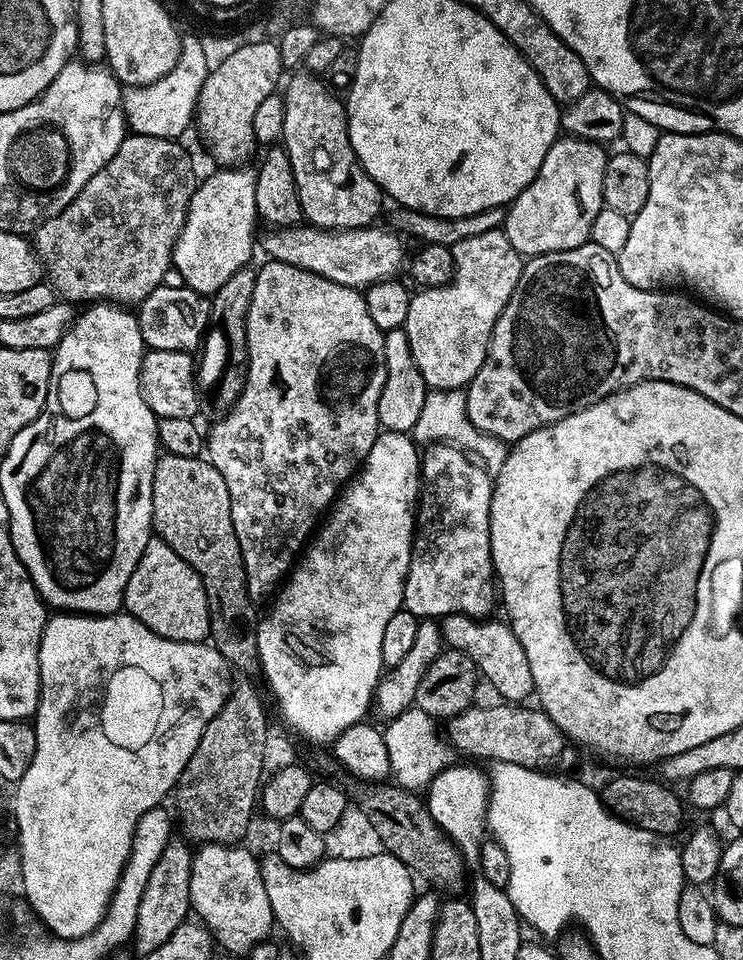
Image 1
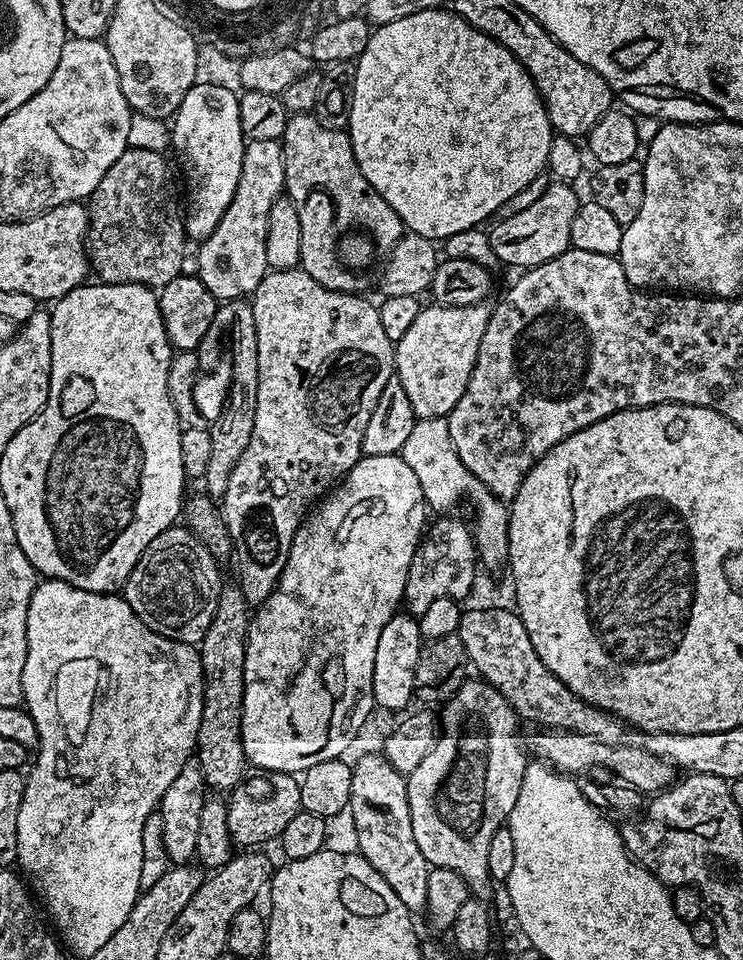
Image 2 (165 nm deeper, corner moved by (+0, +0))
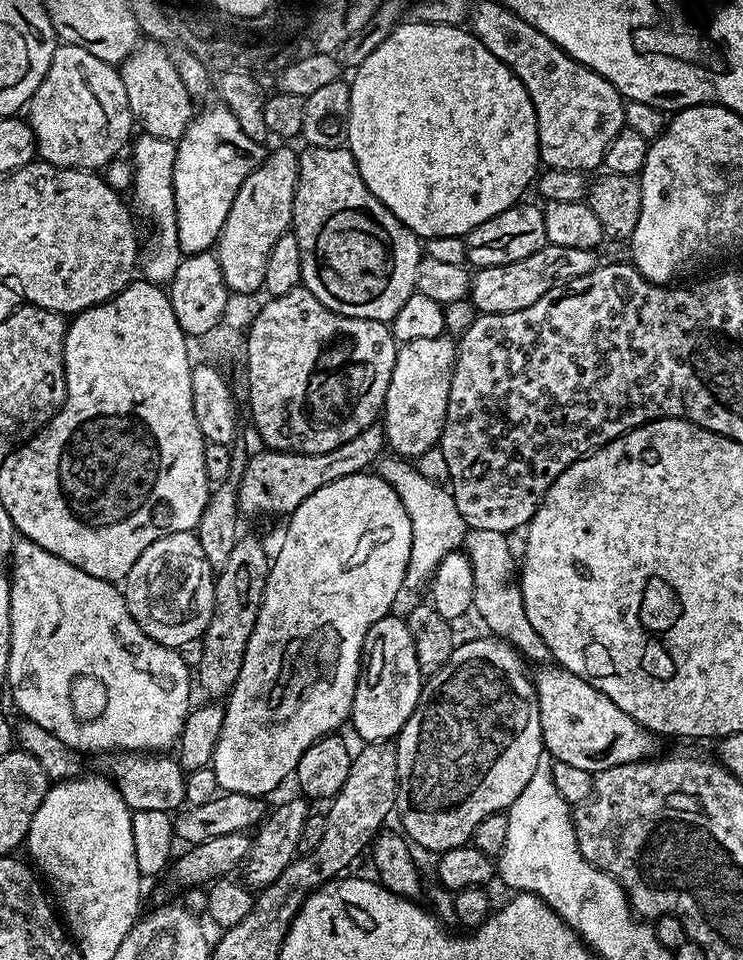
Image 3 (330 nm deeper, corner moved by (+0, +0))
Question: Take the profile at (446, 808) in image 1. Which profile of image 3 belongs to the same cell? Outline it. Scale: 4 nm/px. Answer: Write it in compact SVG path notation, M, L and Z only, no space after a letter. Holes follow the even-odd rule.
M484 634L481 640L468 640L465 644L457 643L452 649L448 663L440 667L437 672L431 673L423 681L418 706L414 710L414 714L410 714L406 726L402 726L400 735L394 740L398 778L394 812L396 816L400 815L401 826L399 825L399 827L402 829L403 835L417 849L419 849L418 847L425 848L428 852L439 854L469 843L478 822L482 822L482 818L490 818L490 814L505 811L512 805L514 798L518 798L518 794L522 794L522 790L526 790L530 778L534 778L546 749L542 738L540 703L536 697L536 685L533 677L524 673L524 667L526 664L520 653L507 640L501 640L491 634Z

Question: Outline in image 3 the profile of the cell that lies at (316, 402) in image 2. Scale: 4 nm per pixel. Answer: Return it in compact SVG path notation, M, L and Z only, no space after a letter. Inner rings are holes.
M298 287L290 290L288 294L273 296L265 299L260 313L252 320L248 332L246 328L246 361L248 360L248 404L252 407L252 424L256 432L265 440L269 449L278 452L301 452L302 454L322 454L342 446L342 442L350 442L362 430L366 430L371 424L377 423L381 415L386 390L390 386L390 374L394 370L396 350L398 342L392 337L392 329L383 320L367 320L366 318L350 318L322 306L314 294L306 287Z

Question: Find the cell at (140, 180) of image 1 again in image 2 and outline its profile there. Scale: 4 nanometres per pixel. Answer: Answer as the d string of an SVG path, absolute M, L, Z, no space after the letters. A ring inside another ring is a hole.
M129 148L122 158L106 170L102 182L90 199L88 209L88 263L95 279L102 284L141 284L153 290L164 287L175 276L181 275L184 264L184 208L182 192L178 180L172 177L172 168L168 165L164 152L155 152L145 148Z

